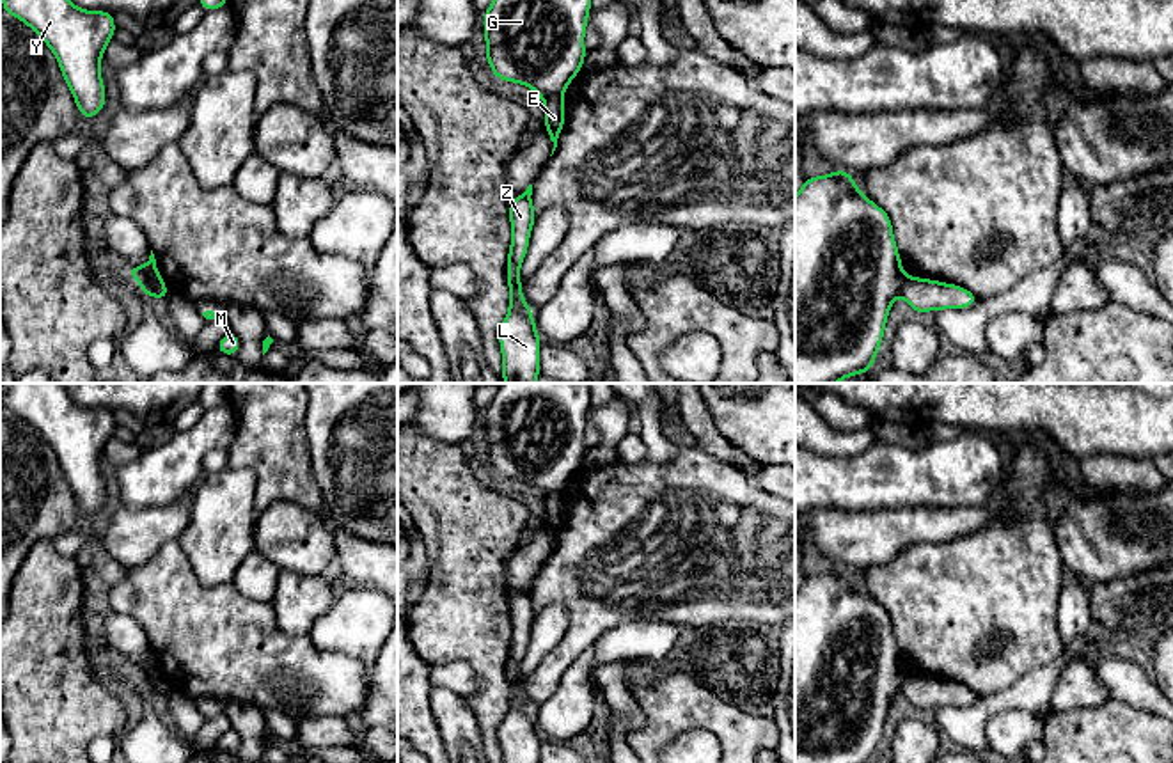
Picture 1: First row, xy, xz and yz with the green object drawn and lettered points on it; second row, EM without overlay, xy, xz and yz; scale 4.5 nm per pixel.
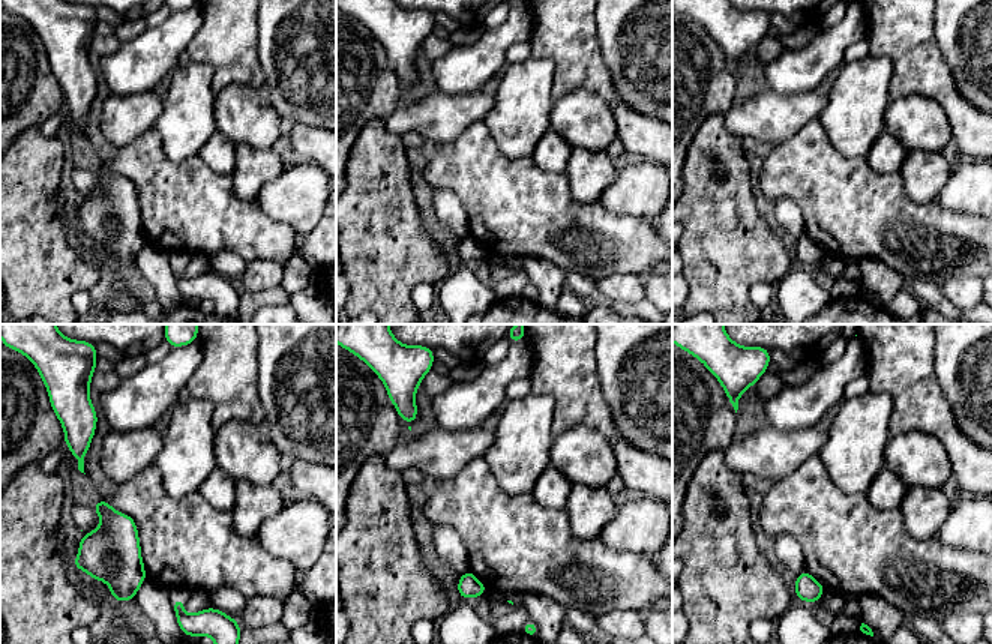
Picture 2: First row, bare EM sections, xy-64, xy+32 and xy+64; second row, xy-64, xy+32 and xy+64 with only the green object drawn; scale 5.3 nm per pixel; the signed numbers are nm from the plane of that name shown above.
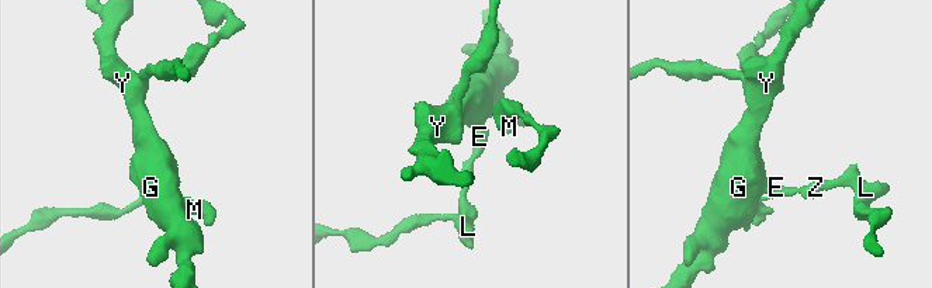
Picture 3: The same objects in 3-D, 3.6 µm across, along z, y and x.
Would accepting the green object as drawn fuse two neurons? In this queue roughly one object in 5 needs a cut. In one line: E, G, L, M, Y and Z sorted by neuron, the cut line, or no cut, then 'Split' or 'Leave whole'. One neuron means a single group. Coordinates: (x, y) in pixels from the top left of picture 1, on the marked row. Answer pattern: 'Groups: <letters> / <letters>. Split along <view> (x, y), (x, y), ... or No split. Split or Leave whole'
Groups: E L Z / G M Y. Split along xy (162, 281), (142, 290). Split

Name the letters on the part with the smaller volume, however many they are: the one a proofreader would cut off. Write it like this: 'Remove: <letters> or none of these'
Remove: E, L, Z

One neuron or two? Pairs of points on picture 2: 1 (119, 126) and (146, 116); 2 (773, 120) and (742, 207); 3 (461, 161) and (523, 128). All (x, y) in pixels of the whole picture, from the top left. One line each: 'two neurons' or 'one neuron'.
1: one neuron
2: two neurons
3: two neurons

